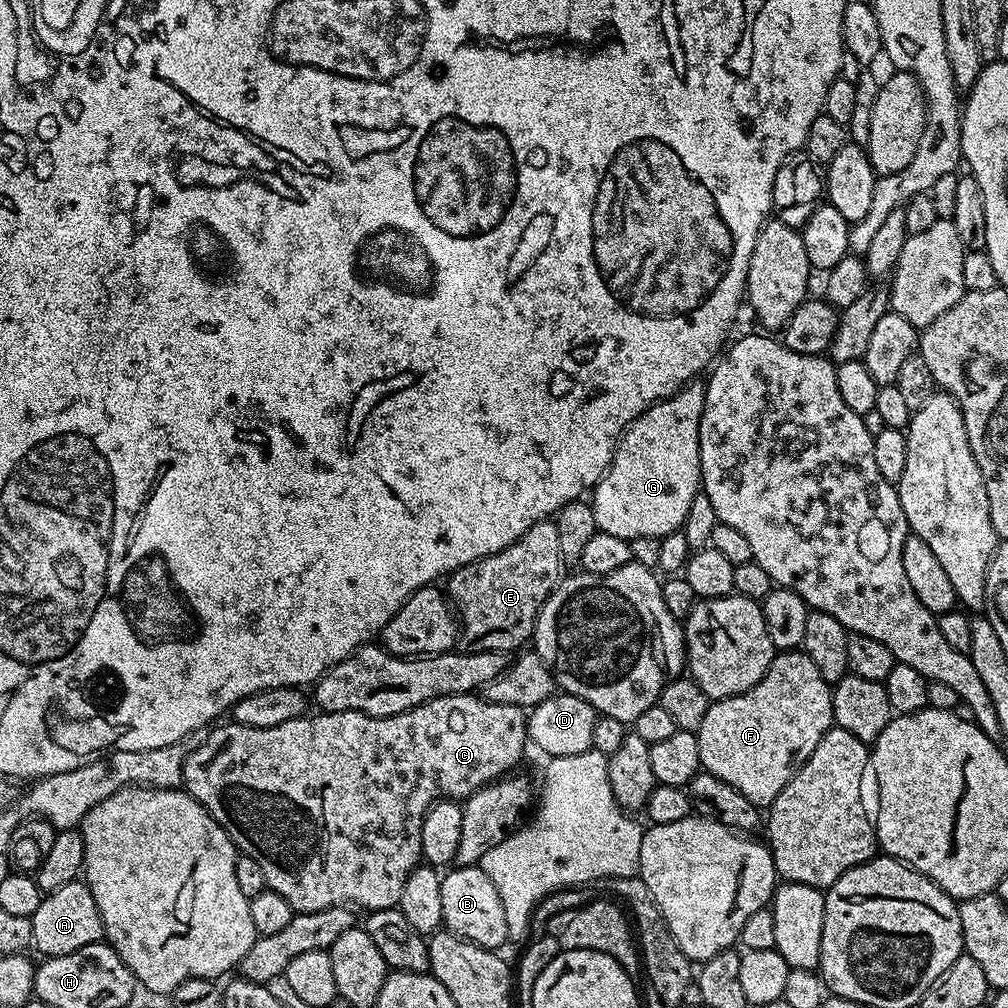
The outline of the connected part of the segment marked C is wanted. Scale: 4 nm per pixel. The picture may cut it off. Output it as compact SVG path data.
M476 694L439 696L405 712L393 716L380 716L380 728L388 728L388 732L372 732L372 716L366 715L365 712L320 712L315 714L316 716L312 715L305 714L296 720L282 722L282 726L269 728L251 728L225 722L221 728L213 727L207 733L209 736L205 735L201 739L200 745L184 763L183 787L188 795L194 797L220 823L222 830L226 830L226 834L236 845L237 853L254 858L254 862L262 866L262 874L266 874L268 883L267 891L282 894L282 898L290 902L293 913L341 906L355 906L368 912L397 907L402 898L402 886L406 886L406 878L422 860L420 831L428 809L441 798L464 802L484 785L509 775L515 769L512 767L523 758L524 747L529 747L530 744L525 709L495 704Z

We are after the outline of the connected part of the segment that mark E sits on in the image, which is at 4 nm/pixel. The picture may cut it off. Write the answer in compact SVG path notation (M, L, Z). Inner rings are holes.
M555 519L540 520L508 548L475 560L447 577L446 595L458 617L458 644L466 652L515 653L533 639L540 607L562 579Z

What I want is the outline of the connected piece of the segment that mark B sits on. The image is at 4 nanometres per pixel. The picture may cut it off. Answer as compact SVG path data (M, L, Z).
M479 866L453 867L440 877L442 882L442 918L443 927L455 936L474 942L483 948L503 949L508 940L506 914L502 910L502 898L494 890L494 882Z

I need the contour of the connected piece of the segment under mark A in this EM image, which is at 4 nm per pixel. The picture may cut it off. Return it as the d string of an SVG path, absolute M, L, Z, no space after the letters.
M80 878L47 893L30 919L31 947L37 948L44 958L70 954L74 950L82 950L82 946L98 944L105 939L102 918L98 914L98 902L94 902L94 894L90 894L88 885Z

